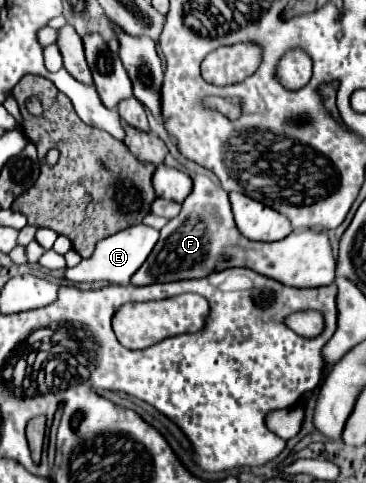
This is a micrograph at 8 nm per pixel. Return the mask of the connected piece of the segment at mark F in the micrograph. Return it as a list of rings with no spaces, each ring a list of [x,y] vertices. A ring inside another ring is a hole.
[[[193,177],[193,191],[183,201],[181,213],[163,229],[145,267],[133,275],[131,285],[143,287],[153,283],[169,283],[183,279],[201,279],[229,267],[249,267],[265,277],[277,279],[293,287],[325,287],[335,281],[335,259],[325,231],[293,231],[275,243],[257,243],[245,239],[233,221],[227,191],[209,177]]]

